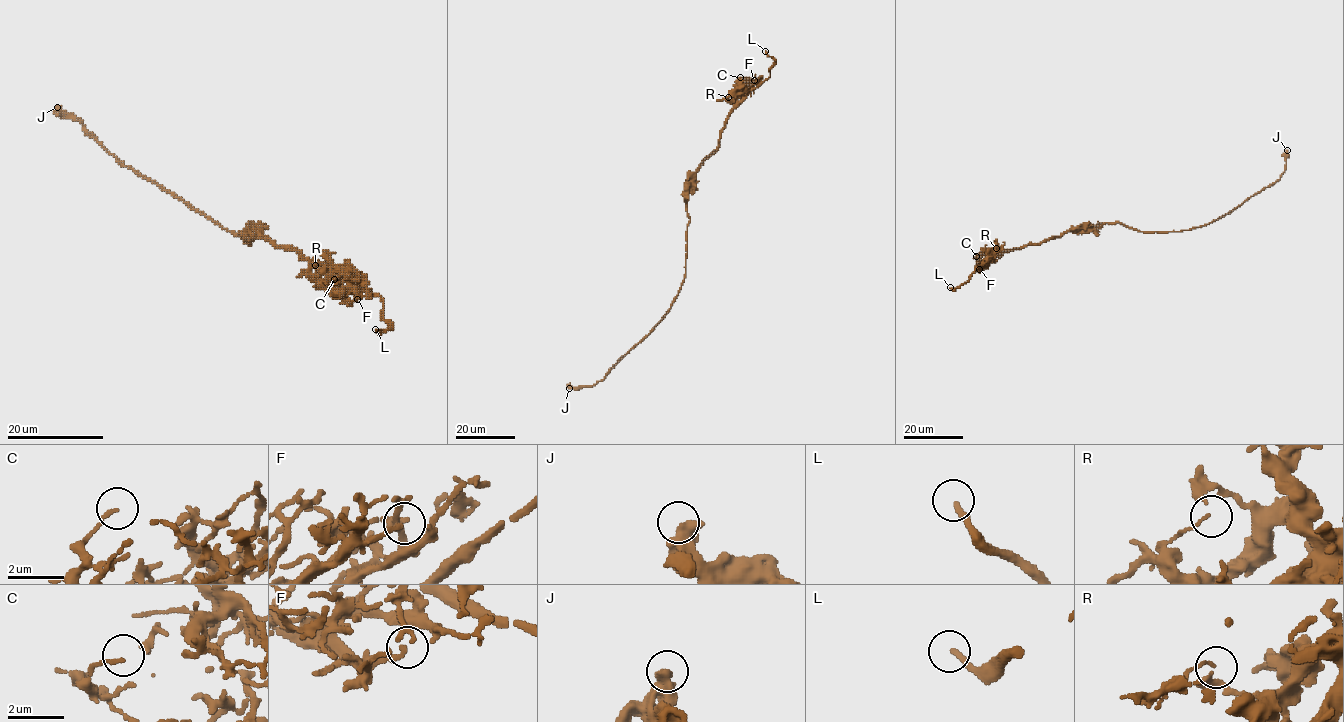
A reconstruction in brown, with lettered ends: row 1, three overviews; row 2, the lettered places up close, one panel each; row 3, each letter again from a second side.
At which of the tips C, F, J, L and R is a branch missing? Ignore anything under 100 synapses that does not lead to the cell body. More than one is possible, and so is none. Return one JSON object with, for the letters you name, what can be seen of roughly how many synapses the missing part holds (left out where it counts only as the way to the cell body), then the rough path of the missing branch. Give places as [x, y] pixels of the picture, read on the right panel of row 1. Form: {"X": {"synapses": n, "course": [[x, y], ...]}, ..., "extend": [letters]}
{"L": {"course": [[950, 287], [925, 266], [919, 271], [918, 278]]}, "extend": ["L"]}

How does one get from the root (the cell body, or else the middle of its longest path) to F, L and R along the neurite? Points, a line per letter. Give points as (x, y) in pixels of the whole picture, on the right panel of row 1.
F: (1131, 228), (1117, 222), (1075, 227), (1043, 242), (992, 251), (987, 265), (979, 269)
L: (1131, 228), (1117, 222), (1098, 223), (1005, 250), (979, 267), (968, 281), (950, 287)
R: (1131, 228), (1117, 222), (1098, 223), (1073, 228), (1043, 242), (994, 251), (996, 249), (999, 255), (996, 248)

